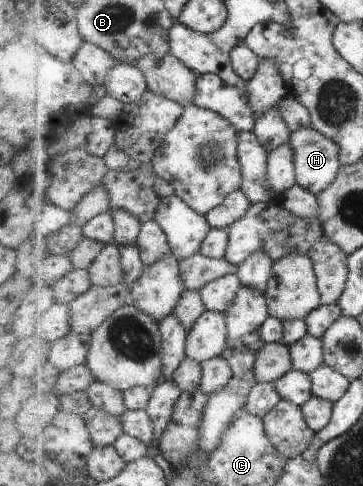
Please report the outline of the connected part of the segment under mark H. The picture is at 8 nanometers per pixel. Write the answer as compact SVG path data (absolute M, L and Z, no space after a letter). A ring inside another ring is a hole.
M313 127L292 132L298 184L316 195L333 185L342 169L342 146Z

